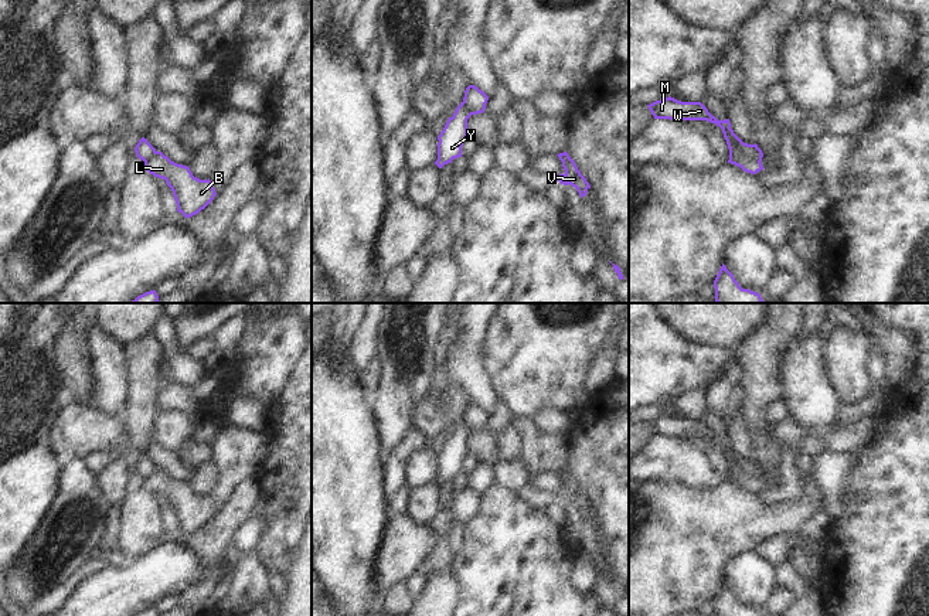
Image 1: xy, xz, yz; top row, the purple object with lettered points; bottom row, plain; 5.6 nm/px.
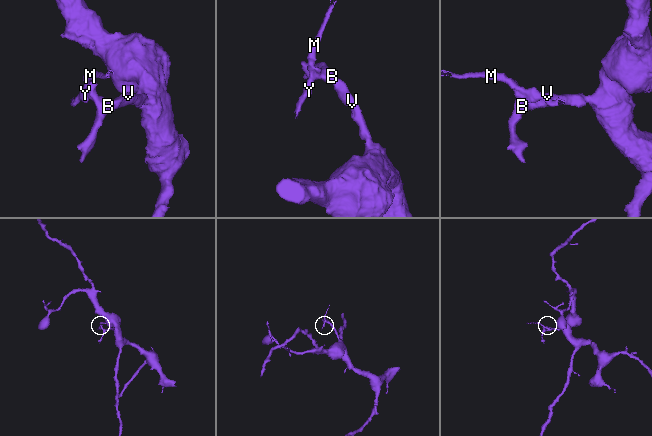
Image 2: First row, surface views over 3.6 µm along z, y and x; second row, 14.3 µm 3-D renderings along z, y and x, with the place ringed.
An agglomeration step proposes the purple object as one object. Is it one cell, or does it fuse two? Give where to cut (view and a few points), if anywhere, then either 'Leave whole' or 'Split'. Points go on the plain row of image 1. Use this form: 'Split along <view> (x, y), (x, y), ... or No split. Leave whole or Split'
Split along yz (730, 446), (731, 456), (759, 480). Split.

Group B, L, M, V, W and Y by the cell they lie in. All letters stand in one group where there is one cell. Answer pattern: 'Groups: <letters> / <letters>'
Groups: B L V / M W Y.

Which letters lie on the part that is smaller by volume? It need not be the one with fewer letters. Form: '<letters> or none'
M, W, Y

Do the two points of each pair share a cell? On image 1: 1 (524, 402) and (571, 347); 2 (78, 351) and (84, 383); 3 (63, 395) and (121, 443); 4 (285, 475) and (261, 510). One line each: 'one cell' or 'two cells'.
1: one cell
2: one cell
3: one cell
4: one cell

